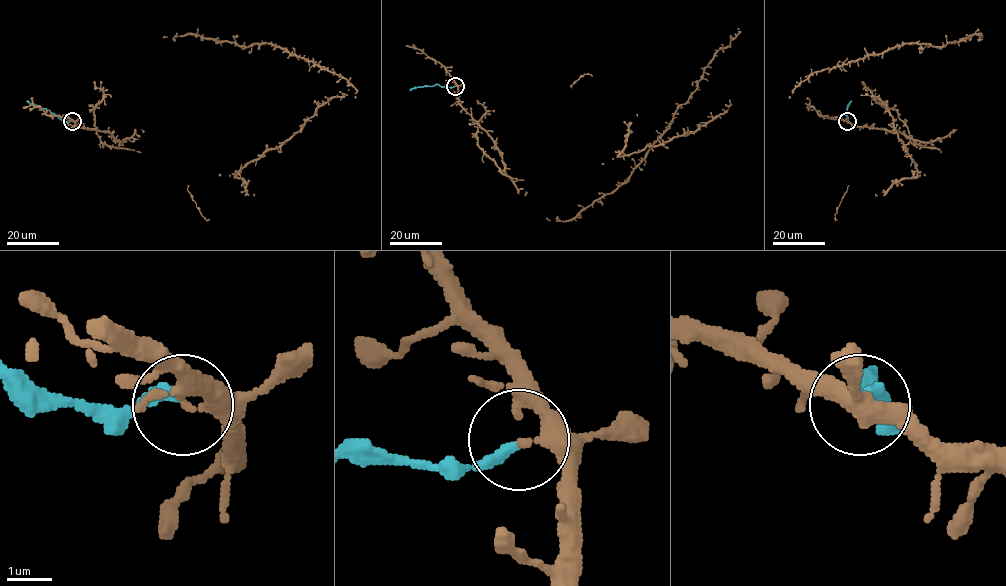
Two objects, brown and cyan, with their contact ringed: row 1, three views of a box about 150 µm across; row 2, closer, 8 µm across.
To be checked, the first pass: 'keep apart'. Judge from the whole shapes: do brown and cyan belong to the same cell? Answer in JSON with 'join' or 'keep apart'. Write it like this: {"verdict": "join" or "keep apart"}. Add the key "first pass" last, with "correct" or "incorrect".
{"verdict": "keep apart", "first pass": "correct"}

